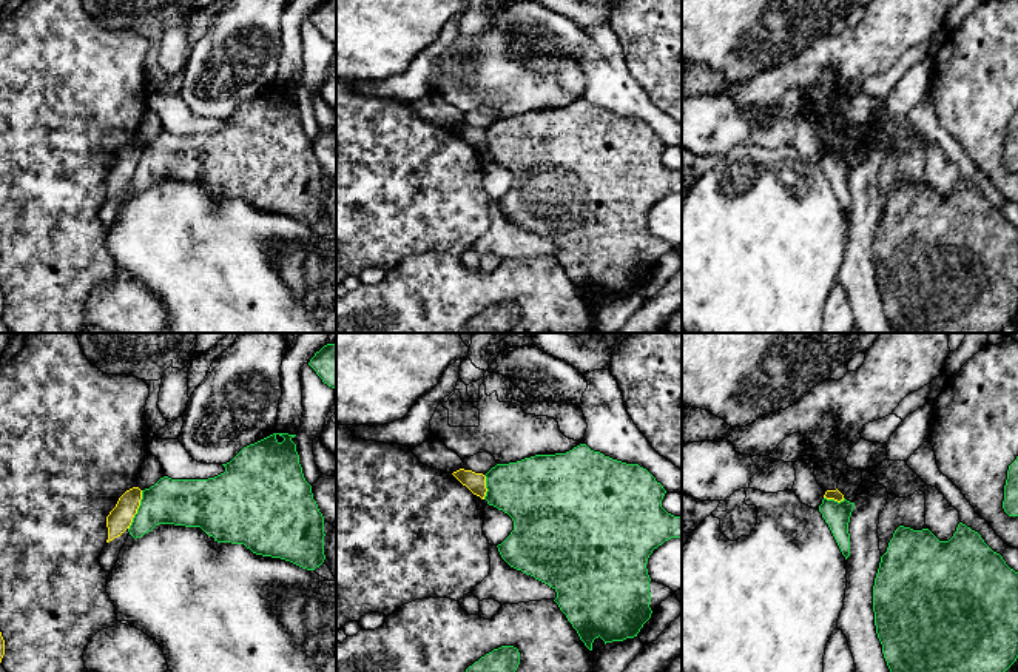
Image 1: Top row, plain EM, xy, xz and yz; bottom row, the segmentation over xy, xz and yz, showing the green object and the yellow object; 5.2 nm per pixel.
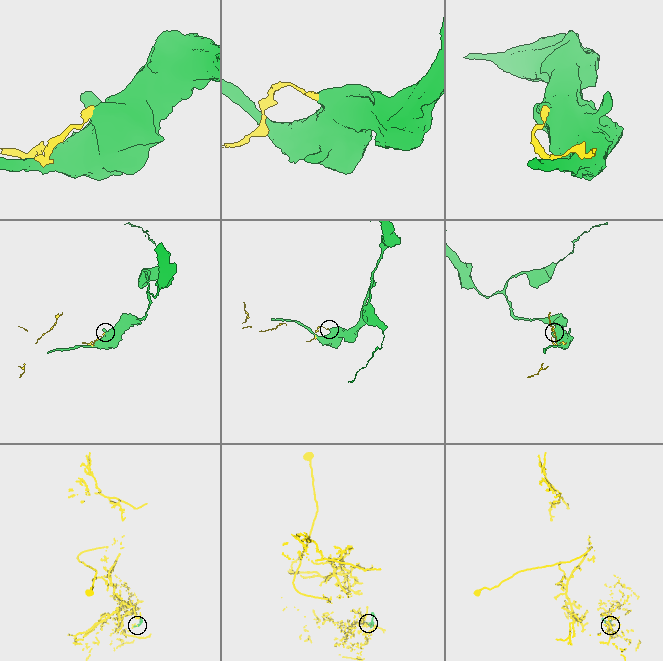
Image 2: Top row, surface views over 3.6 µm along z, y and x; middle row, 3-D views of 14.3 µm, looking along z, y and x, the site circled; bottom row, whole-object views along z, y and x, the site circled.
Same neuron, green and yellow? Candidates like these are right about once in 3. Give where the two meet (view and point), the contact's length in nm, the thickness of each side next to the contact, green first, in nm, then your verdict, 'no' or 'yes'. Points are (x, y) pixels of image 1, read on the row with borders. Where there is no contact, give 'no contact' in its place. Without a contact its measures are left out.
meets green in xy at (138, 510); contact 220 nm long; 240 nm thick on the green side, 120 nm on the other; no

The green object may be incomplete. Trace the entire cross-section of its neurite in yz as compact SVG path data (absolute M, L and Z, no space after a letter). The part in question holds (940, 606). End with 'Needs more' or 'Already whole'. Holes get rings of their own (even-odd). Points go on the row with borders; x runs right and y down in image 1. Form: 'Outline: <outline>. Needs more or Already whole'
Outline: M962 522L949 541L899 526L881 556L873 612L890 672L1006 672L1018 658L1018 572Z. Already whole

